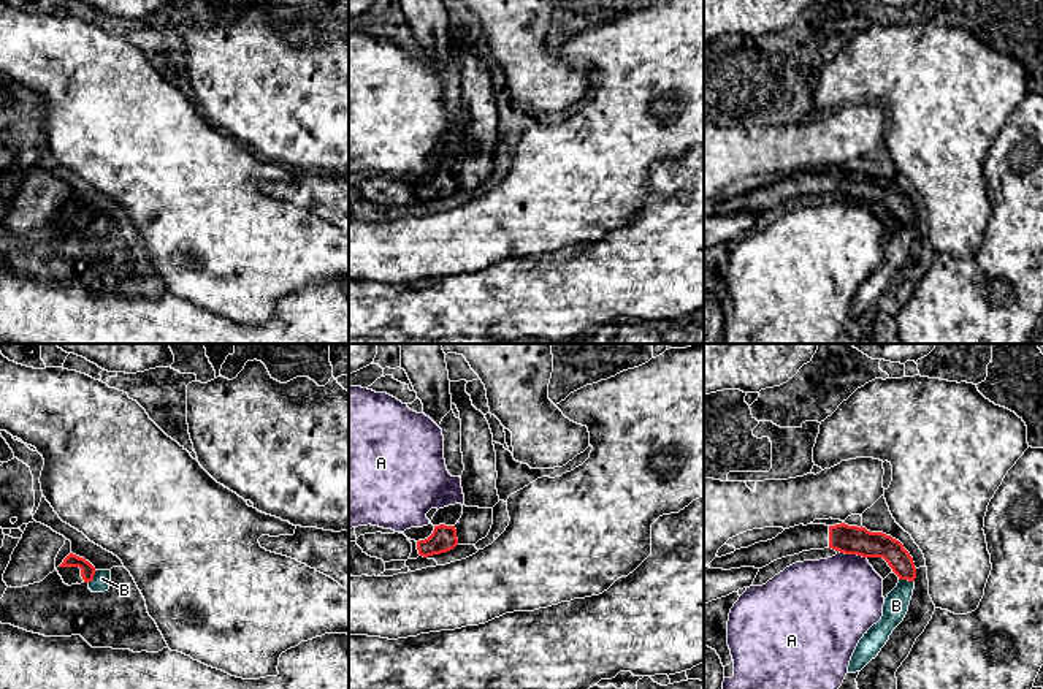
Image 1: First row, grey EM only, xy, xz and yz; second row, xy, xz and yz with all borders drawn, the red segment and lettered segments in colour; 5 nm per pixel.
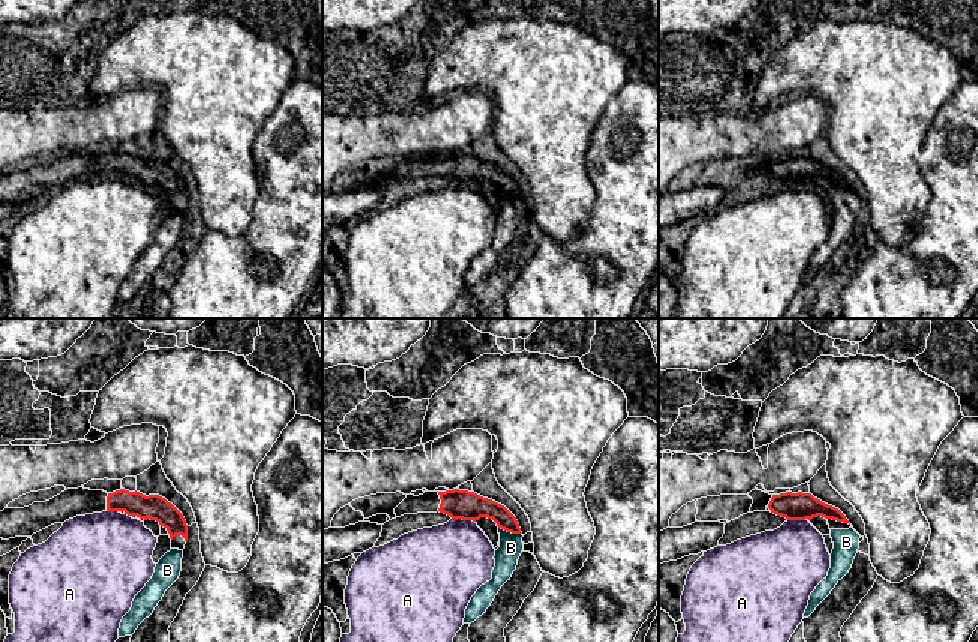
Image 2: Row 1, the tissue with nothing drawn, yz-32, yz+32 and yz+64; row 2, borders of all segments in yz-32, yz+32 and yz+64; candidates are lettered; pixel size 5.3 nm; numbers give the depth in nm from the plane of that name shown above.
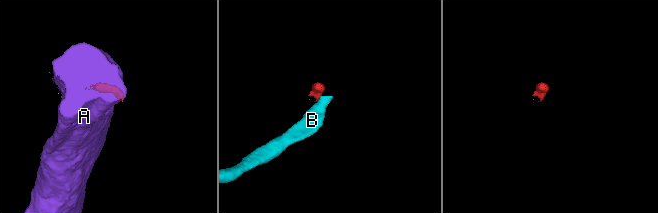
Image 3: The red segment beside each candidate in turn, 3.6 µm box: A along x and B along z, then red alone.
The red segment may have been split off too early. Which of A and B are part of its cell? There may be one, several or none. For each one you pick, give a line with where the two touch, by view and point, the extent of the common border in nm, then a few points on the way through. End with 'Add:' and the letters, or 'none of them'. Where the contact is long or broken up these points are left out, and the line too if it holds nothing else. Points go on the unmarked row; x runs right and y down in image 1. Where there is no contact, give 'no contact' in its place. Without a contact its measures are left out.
Add: none of them

